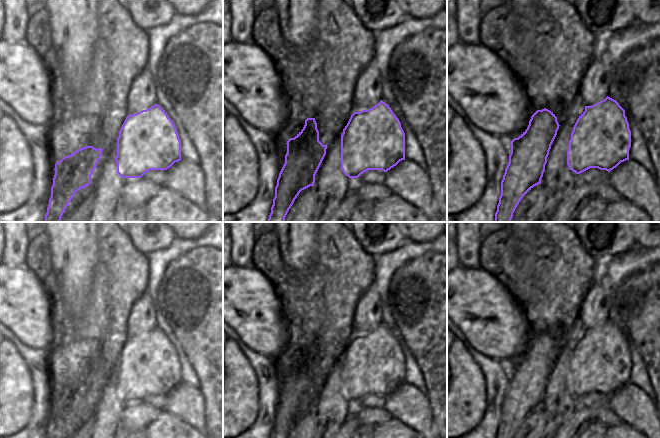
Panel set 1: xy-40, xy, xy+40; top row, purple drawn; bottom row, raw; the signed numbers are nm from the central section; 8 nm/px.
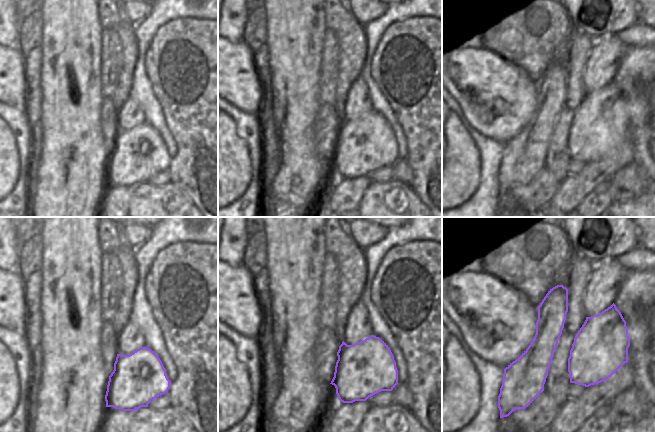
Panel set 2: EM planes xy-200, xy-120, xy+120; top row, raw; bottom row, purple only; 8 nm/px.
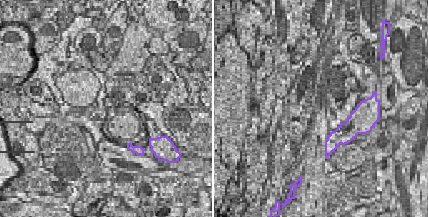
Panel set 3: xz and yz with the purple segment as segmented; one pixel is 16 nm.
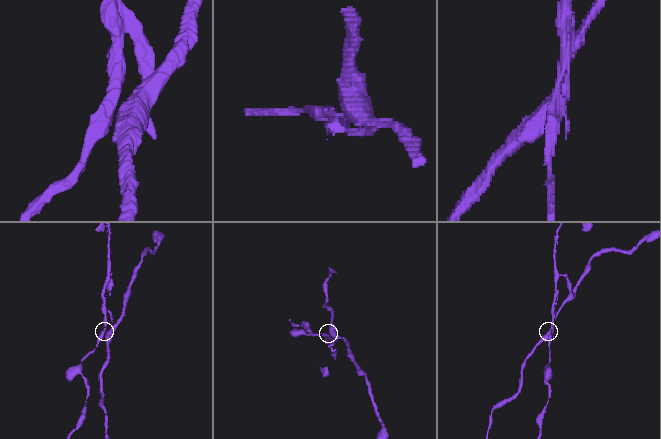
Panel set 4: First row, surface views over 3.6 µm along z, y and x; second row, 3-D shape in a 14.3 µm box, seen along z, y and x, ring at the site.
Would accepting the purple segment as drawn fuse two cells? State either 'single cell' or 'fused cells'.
fused cells

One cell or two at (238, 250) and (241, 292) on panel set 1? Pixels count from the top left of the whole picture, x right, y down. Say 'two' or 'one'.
two

